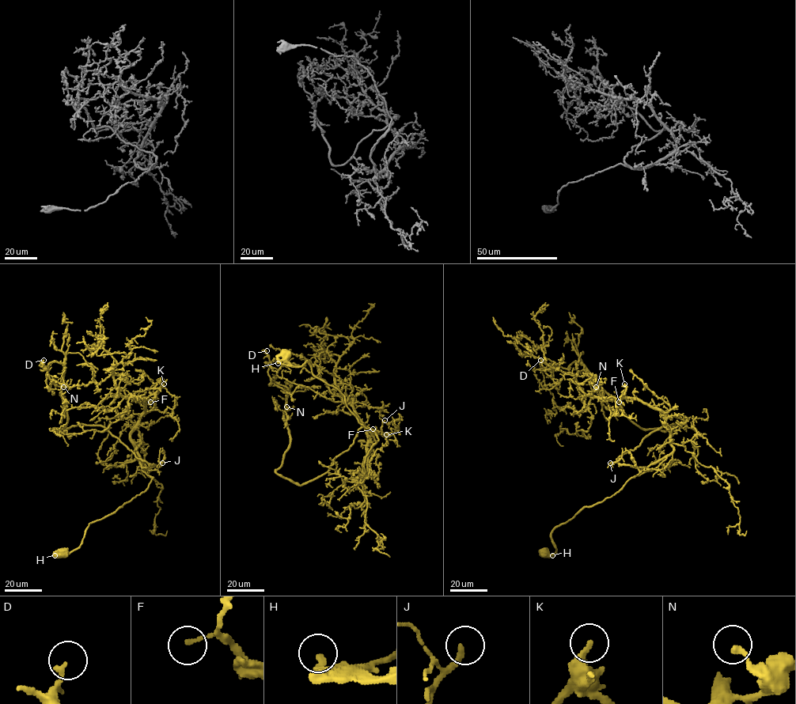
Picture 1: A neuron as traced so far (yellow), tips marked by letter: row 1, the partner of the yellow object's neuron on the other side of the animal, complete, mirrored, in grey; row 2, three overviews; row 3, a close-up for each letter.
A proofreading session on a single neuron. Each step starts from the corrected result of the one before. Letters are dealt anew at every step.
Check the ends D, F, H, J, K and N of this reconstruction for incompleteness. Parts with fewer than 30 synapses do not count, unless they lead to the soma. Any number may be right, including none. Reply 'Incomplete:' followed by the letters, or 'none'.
Incomplete: K

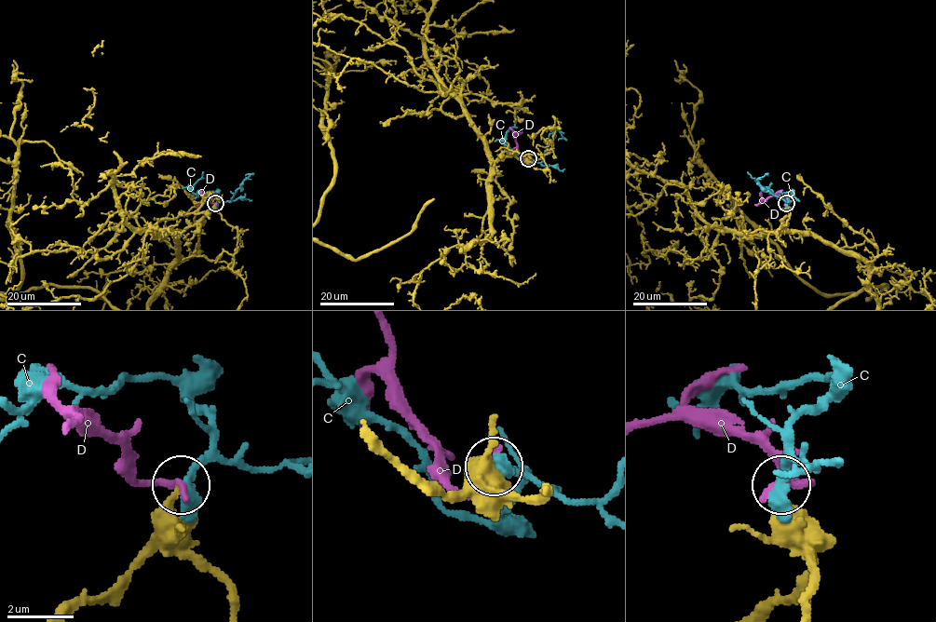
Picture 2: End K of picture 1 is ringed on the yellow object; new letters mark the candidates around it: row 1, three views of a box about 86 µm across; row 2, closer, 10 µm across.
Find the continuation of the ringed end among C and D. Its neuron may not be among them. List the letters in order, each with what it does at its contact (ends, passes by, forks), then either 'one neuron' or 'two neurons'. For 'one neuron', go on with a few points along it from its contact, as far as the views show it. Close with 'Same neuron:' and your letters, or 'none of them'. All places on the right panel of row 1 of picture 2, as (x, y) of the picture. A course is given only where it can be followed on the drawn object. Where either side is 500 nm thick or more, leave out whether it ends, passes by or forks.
C: it ends | one neuron | via (786, 203), (792, 191), (777, 195), (748, 172)
D: it ends | two neurons
Same neuron: C

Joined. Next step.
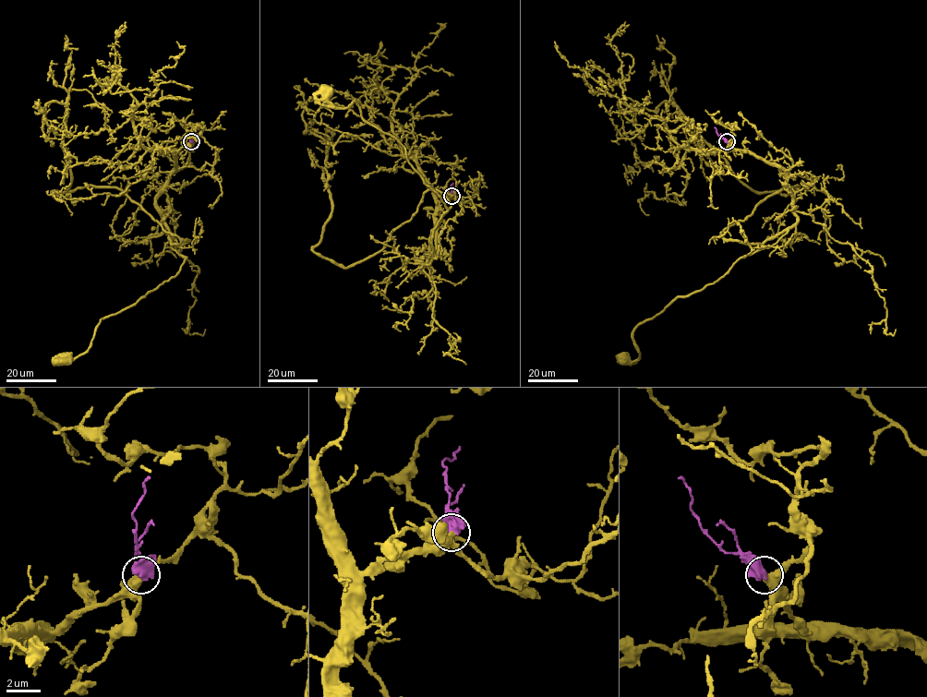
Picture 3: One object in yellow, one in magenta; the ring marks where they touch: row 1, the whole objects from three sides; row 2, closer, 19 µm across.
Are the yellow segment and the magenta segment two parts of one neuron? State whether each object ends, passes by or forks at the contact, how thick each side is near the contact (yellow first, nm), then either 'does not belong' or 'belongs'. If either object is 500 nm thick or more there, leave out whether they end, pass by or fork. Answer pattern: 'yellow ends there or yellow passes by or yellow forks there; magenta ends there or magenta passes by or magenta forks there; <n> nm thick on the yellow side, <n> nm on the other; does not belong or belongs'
400 nm thick on the yellow side, 650 nm on the other; belongs

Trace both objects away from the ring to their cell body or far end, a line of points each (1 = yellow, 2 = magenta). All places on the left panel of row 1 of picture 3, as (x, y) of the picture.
1: (190, 141), (174, 150), (156, 199), (171, 246), (186, 258), (181, 270), (102, 319), (90, 345), (67, 357)
2: (190, 141), (192, 127)

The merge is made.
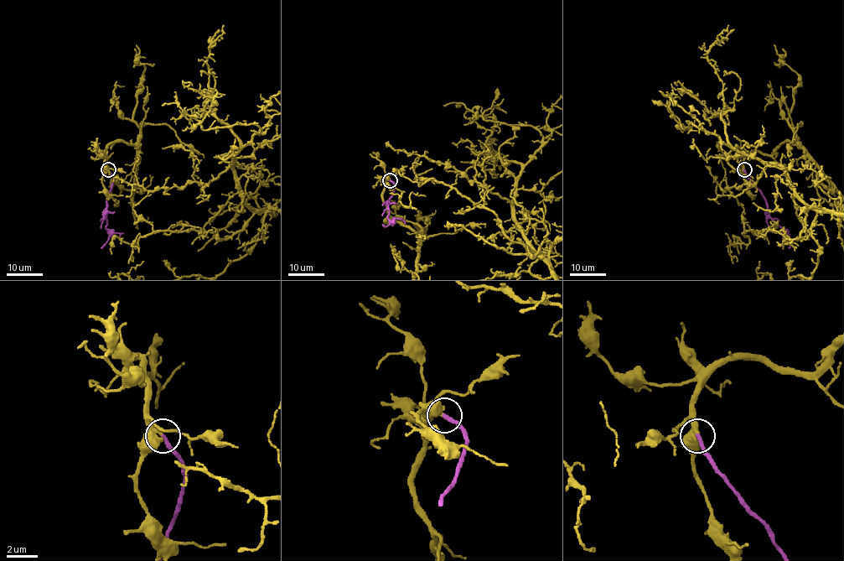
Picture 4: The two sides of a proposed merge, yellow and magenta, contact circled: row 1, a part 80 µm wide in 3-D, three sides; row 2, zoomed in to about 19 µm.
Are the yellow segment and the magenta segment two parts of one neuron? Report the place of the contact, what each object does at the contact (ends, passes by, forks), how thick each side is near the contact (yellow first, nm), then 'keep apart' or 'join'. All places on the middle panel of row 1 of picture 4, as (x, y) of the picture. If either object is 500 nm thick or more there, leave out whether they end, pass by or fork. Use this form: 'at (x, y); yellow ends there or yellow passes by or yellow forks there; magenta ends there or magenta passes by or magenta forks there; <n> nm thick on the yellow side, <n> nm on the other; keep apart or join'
at (390, 180); yellow passes by; magenta ends there; 400 nm thick on the yellow side, 280 nm on the other; join

